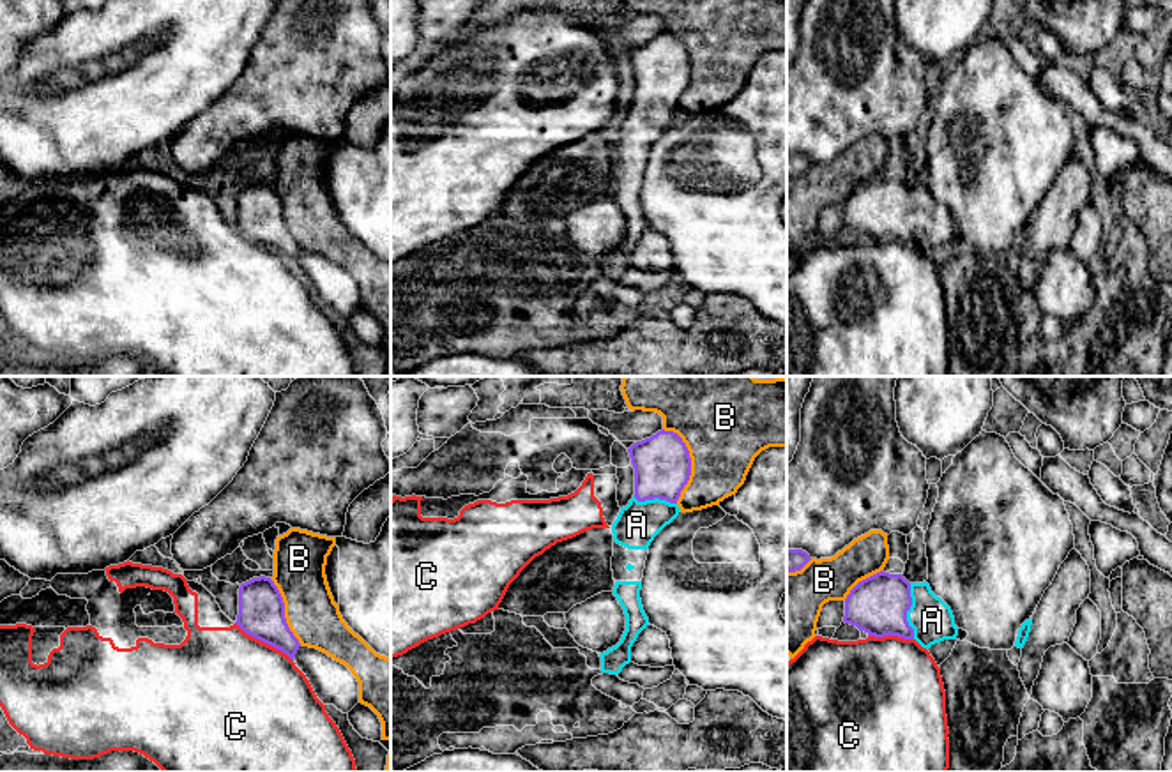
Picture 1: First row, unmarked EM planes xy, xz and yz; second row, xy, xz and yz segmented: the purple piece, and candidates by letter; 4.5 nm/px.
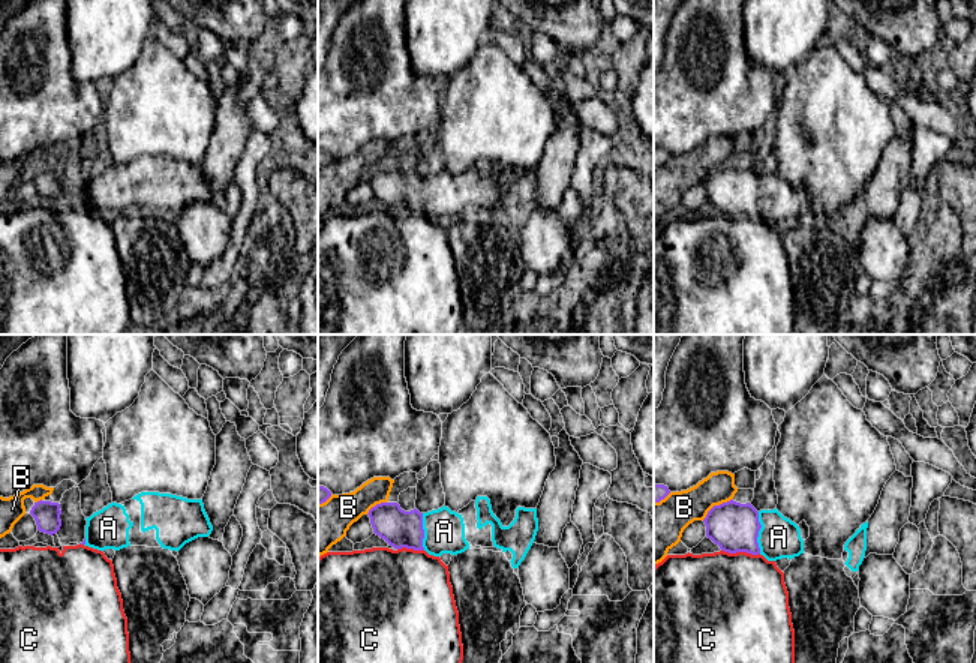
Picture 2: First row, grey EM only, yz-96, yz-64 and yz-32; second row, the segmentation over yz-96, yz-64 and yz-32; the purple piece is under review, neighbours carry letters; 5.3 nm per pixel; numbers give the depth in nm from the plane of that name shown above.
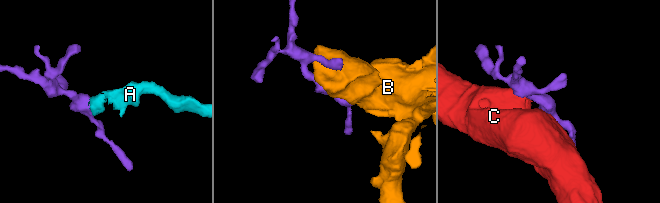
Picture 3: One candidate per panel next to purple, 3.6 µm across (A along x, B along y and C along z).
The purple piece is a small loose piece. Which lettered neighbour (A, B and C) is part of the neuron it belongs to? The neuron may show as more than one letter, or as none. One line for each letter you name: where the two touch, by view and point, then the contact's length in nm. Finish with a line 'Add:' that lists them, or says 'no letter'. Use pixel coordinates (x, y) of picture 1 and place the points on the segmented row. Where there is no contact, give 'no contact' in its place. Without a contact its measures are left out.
A: contact yz (907, 610); length 260 nm
Add: A

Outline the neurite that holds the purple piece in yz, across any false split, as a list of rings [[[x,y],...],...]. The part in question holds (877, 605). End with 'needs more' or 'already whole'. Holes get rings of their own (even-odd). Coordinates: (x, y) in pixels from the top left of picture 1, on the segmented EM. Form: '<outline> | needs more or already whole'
[[[884,571],[850,590],[843,622],[875,638],[916,640],[926,650],[958,636],[951,608],[926,581],[909,583],[903,574]]] | needs more

